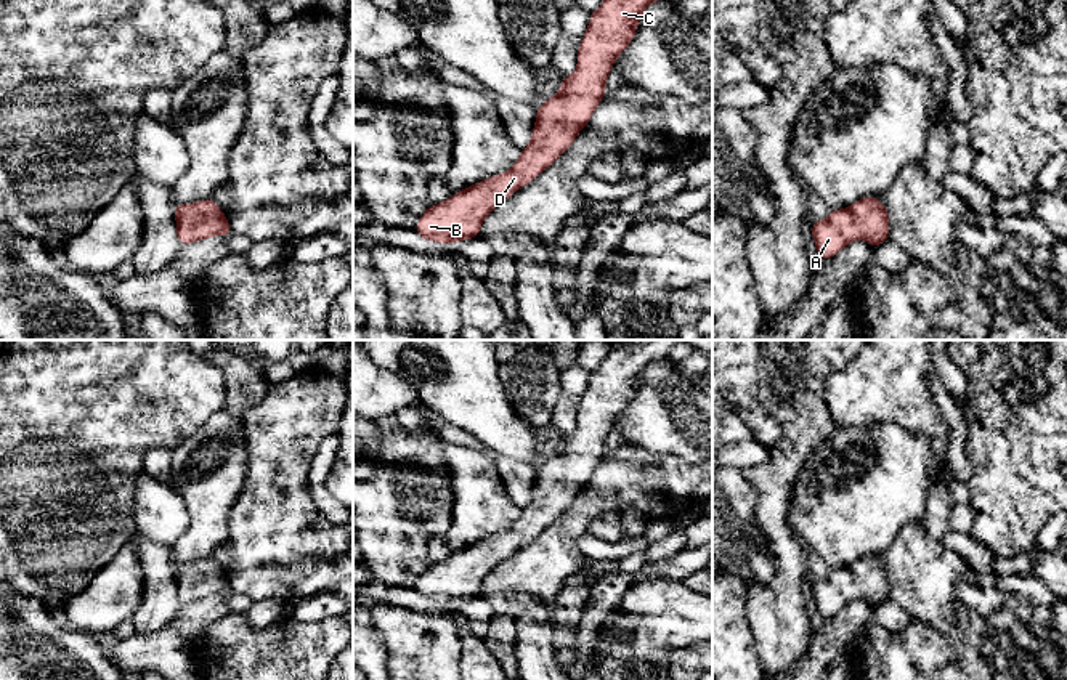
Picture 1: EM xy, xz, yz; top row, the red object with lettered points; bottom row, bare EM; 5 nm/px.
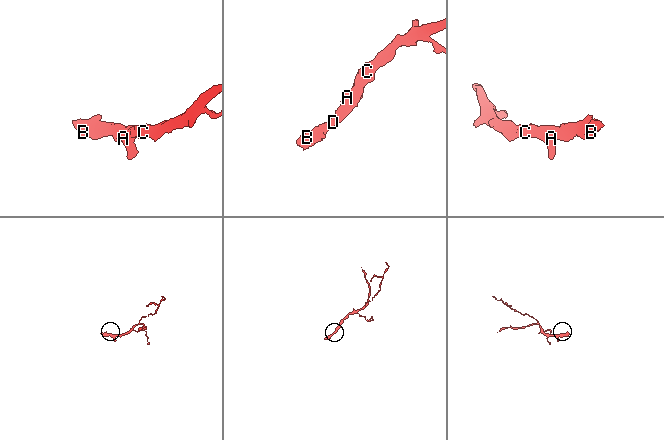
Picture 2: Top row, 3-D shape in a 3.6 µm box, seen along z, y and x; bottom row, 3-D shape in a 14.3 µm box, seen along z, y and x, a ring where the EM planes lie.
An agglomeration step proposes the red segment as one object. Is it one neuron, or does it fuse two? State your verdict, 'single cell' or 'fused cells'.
single cell

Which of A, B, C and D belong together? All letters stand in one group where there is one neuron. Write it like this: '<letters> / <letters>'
A B C D

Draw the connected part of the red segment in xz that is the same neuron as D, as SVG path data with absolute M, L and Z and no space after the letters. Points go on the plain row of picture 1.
M635 340L613 348L590 372L576 430L563 436L558 452L536 468L531 502L521 508L513 526L430 565L419 577L416 592L425 600L446 605L478 597L483 579L497 565L529 544L573 504L603 459L607 436L635 396L643 369L651 361L667 358L680 342L684 340Z

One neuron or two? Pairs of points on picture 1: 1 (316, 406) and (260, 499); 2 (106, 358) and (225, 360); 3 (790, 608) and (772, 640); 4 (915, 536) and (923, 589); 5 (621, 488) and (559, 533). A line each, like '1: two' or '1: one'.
1: one
2: two
3: one
4: one
5: one

